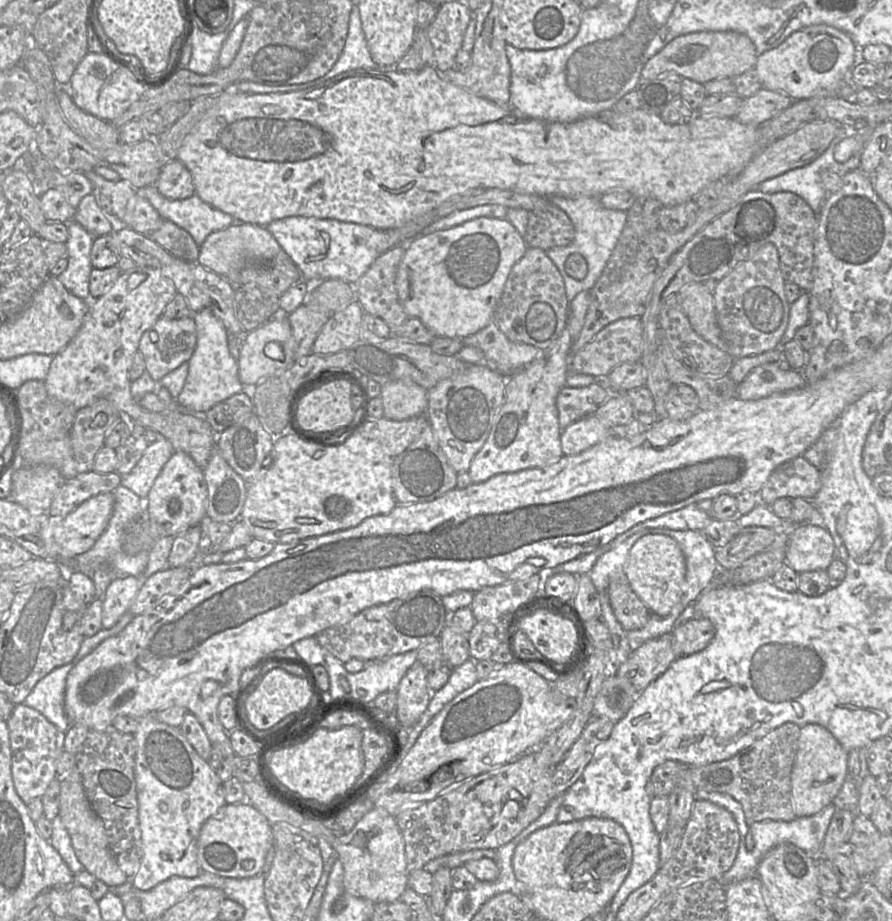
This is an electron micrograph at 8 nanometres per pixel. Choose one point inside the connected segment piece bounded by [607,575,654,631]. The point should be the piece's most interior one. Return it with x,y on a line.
630,611

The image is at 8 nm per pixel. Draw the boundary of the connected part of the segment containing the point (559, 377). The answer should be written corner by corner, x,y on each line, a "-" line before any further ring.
566,327
558,338
529,365
506,379
504,400
491,426
482,448
473,457
468,474
471,482
482,483
501,473
513,473
530,468
541,468
556,462
563,456
558,421
556,399
560,390
566,386
569,371
572,338

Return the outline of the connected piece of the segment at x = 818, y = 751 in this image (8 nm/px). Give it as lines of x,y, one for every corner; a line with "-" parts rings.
809,723
801,727
798,750
791,773
791,795
796,817
811,816
831,804
848,776
848,751
823,726

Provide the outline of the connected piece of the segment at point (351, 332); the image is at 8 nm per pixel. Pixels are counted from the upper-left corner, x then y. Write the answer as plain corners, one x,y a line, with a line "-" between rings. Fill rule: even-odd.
357,300
332,313
316,337
312,353
330,355
348,350
361,338
363,315
364,311

